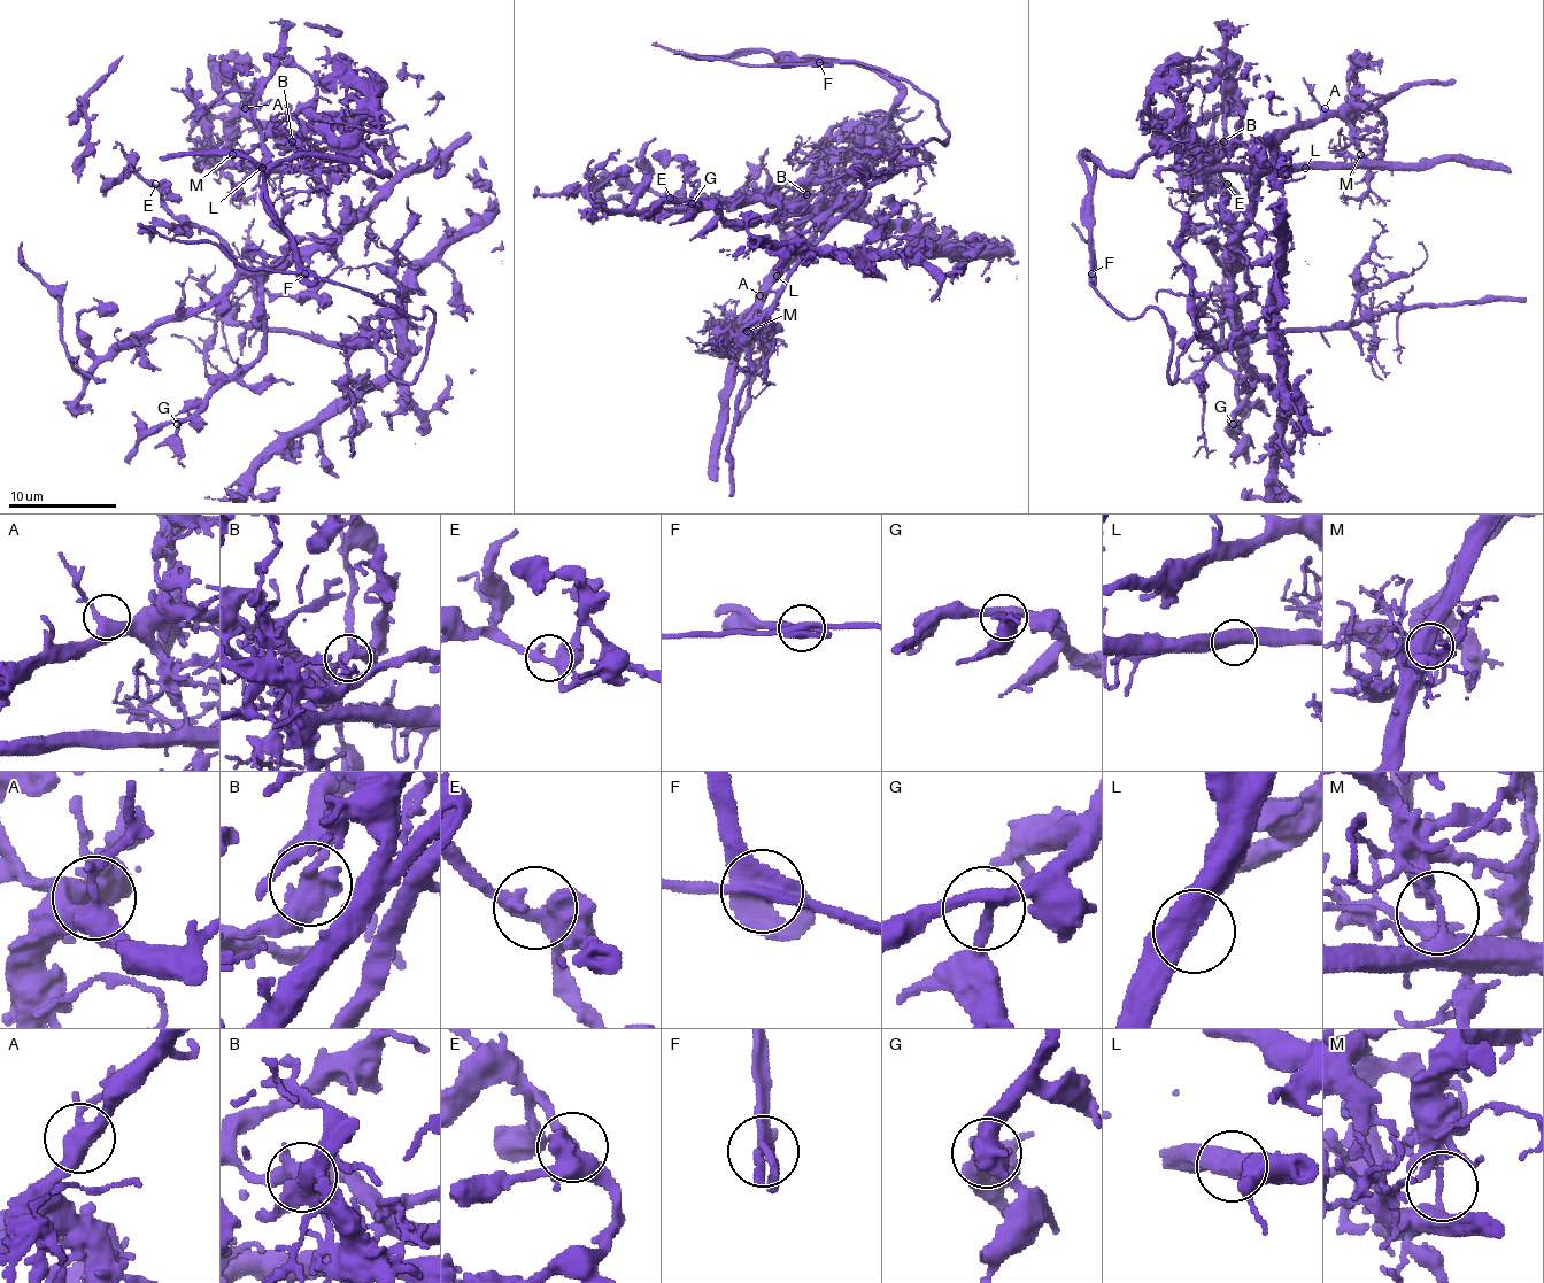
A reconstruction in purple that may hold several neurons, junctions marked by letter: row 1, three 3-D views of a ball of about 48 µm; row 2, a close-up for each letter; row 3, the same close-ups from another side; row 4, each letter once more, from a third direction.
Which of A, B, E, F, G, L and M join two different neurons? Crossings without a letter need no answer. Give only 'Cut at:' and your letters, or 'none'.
Cut at: B, F, M

